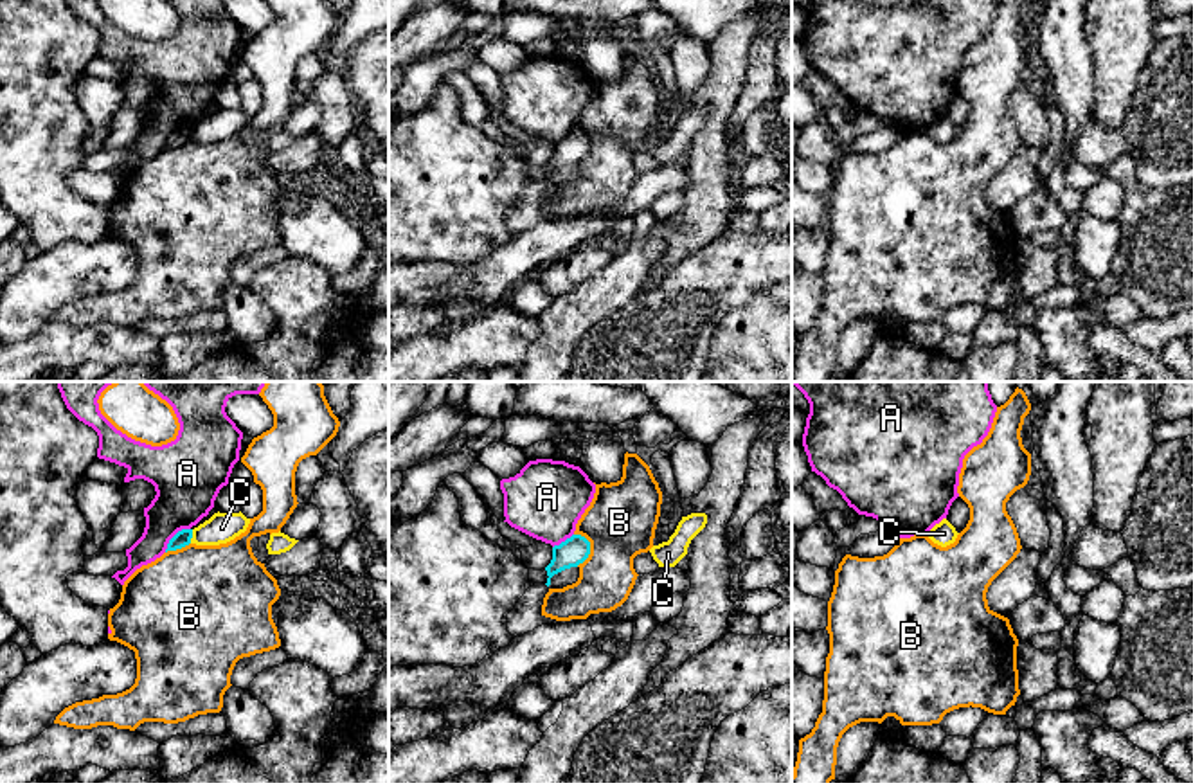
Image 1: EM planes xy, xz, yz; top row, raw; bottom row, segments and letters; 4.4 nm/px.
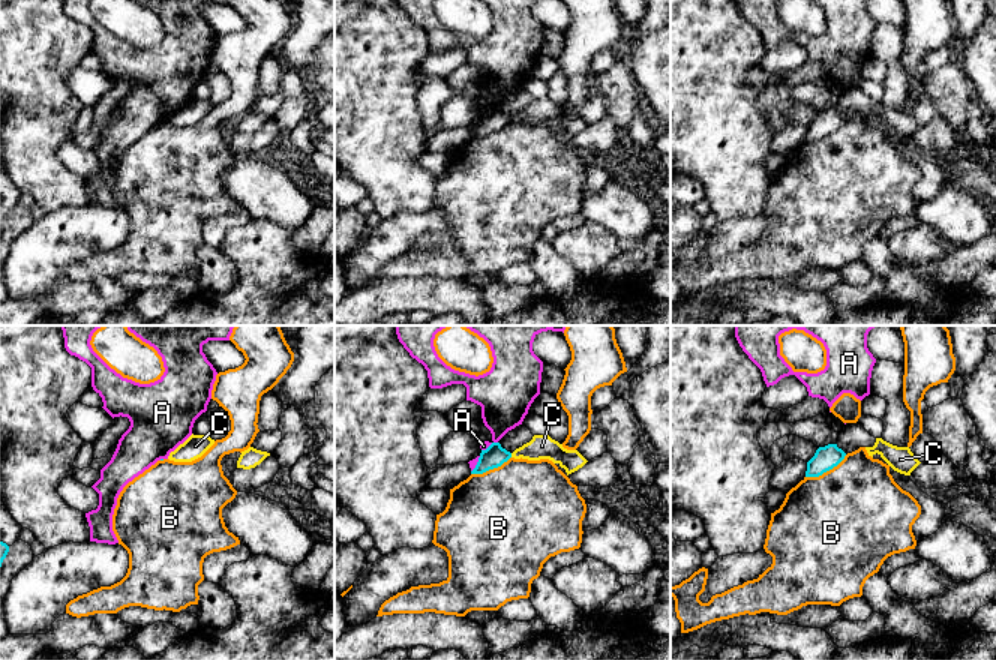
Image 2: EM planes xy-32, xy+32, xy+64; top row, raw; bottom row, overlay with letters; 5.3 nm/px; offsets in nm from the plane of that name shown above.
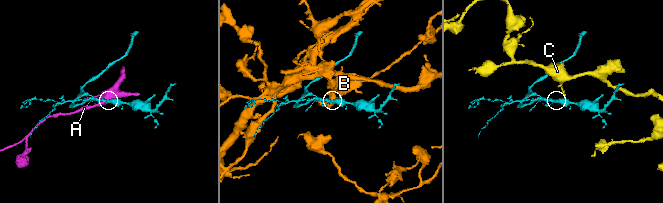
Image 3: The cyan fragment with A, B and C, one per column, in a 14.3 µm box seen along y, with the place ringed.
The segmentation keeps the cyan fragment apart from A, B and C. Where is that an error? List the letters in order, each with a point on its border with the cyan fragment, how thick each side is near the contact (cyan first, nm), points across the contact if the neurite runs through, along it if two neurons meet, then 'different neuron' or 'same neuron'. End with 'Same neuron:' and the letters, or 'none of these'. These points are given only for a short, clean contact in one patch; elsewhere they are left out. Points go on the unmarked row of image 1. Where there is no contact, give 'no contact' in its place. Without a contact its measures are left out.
A: contact xy (173, 134); calibres 70 and 280 nm; border xy (189, 125), (182, 125), (164, 148); different neuron
B: contact xz (589, 148); calibres 120 and 320 nm; different neuron
C: contact xy (191, 134); calibres 70 and 140 nm; border xy (193, 126), (189, 139); different neuron
Same neuron: none of these

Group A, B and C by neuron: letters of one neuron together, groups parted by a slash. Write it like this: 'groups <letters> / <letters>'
groups A / B / C

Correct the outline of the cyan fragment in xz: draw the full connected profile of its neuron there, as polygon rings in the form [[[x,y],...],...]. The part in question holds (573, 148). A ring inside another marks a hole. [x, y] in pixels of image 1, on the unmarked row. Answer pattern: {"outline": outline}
{"outline": [[[572,131],[560,142],[552,144],[552,157],[545,164],[547,167],[547,184],[551,182],[551,175],[565,166],[578,164],[590,151],[590,139],[581,131]]]}

